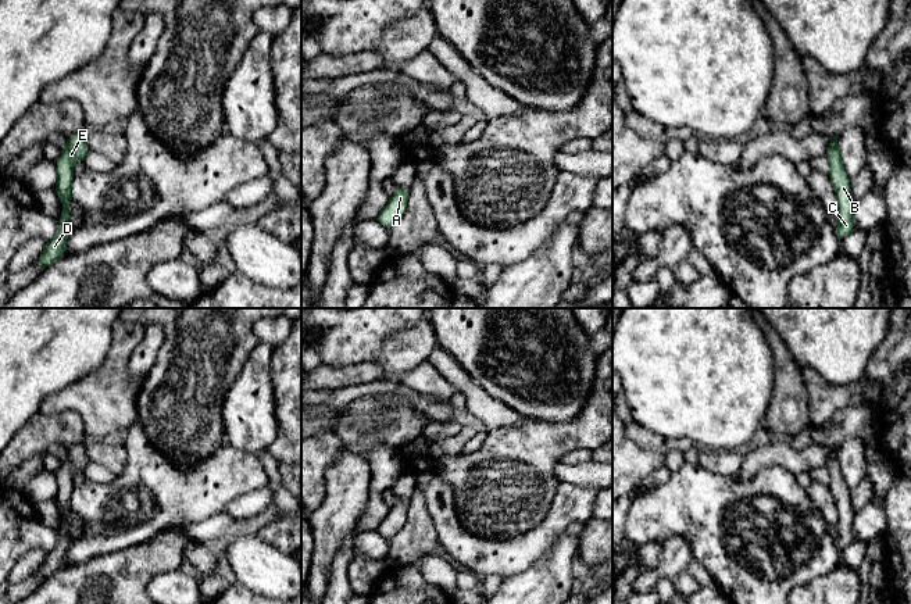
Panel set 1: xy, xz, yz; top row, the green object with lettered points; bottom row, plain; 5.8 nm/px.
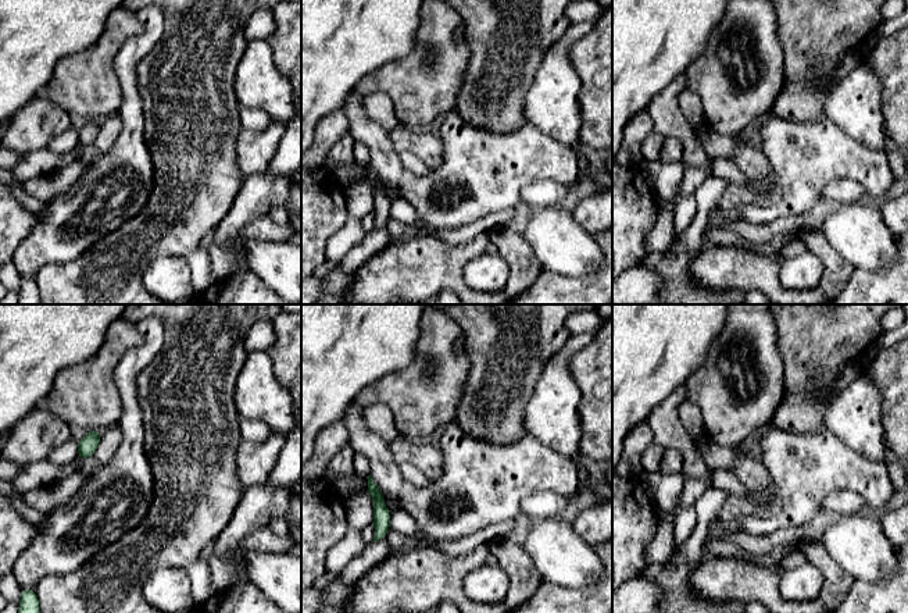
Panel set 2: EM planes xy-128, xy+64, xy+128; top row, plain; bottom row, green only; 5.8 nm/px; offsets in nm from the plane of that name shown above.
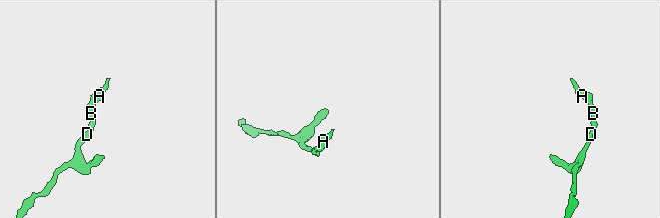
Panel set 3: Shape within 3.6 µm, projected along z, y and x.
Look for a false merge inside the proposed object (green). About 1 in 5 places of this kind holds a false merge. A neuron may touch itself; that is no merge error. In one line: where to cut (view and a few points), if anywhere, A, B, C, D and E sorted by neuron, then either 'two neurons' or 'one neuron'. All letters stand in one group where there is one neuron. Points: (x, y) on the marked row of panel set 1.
cut none; groups A B C D E; one neuron

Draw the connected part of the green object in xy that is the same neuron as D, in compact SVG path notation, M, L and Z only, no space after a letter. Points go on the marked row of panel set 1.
M85 132L74 133L68 136L68 144L64 147L62 154L56 161L58 178L54 190L60 200L62 201L62 210L60 214L61 225L57 228L56 236L46 243L42 255L36 260L36 264L42 269L46 269L56 260L64 255L64 244L72 230L71 225L68 224L68 219L74 217L67 211L68 205L74 203L71 197L71 187L74 181L72 168L74 162L76 160L83 160L89 151L90 150L86 144L86 133Z

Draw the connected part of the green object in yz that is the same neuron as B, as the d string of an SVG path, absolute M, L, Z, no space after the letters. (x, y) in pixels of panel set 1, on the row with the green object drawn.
M837 136L830 137L829 150L825 154L829 160L829 179L837 194L837 225L835 232L840 243L843 239L854 229L853 225L853 211L854 200L851 197L851 185L850 179L843 169L842 153L837 144Z

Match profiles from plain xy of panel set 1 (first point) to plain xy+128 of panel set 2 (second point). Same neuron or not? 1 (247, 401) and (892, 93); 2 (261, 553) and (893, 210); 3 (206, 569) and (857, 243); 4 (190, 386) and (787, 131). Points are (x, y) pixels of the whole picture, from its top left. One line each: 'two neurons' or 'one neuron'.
1: two neurons
2: two neurons
3: two neurons
4: two neurons

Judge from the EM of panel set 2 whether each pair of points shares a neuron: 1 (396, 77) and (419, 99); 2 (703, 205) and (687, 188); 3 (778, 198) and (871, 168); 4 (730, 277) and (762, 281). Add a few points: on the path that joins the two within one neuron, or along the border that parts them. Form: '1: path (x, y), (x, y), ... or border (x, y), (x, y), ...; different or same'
1: path (401, 81), (414, 93); same
2: border (711, 173), (692, 193); different
3: path (801, 177), (811, 167), (847, 167); same
4: path (739, 277), (754, 277); same

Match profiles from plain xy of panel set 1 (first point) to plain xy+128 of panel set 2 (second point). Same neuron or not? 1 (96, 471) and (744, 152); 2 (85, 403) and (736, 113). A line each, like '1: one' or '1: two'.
1: two
2: one

